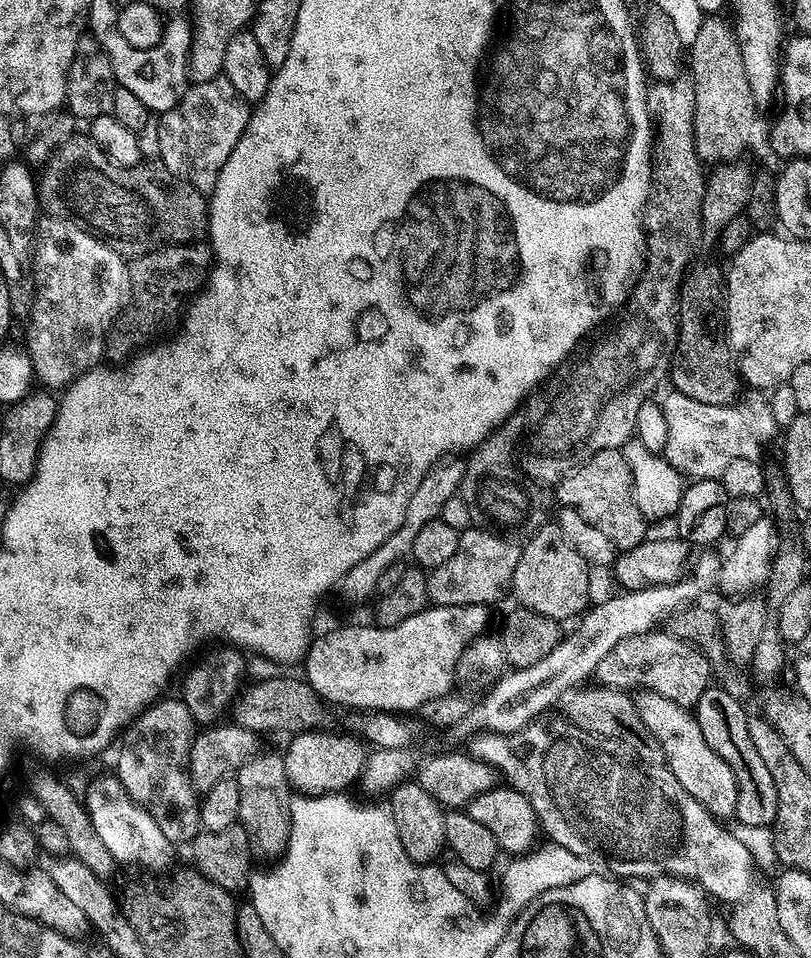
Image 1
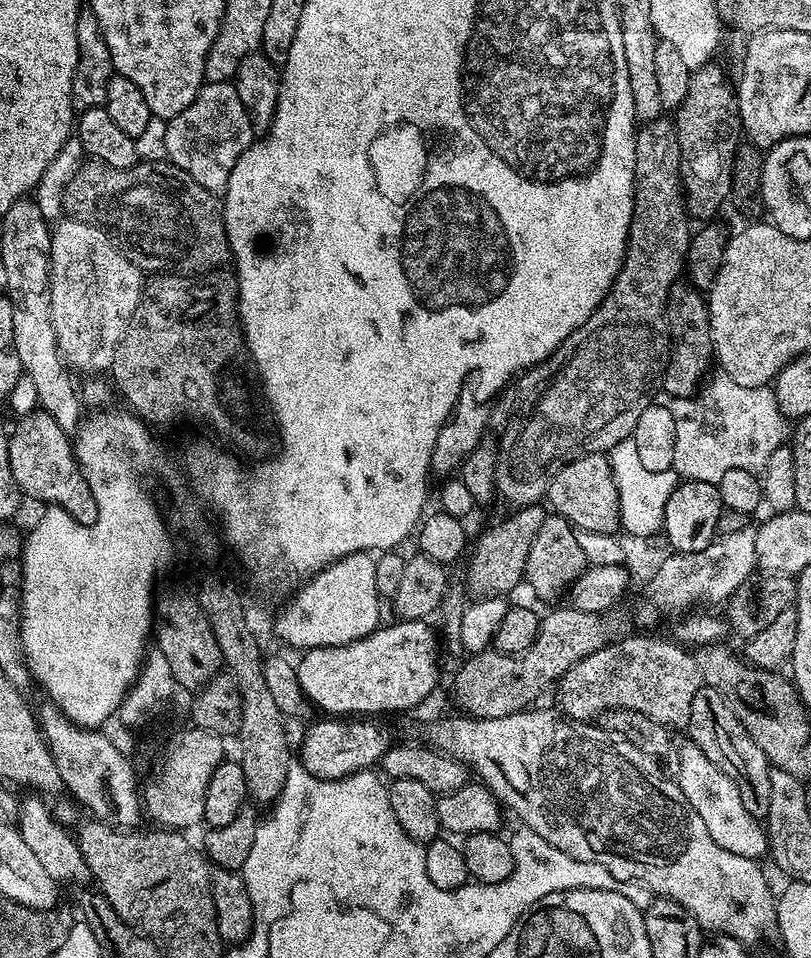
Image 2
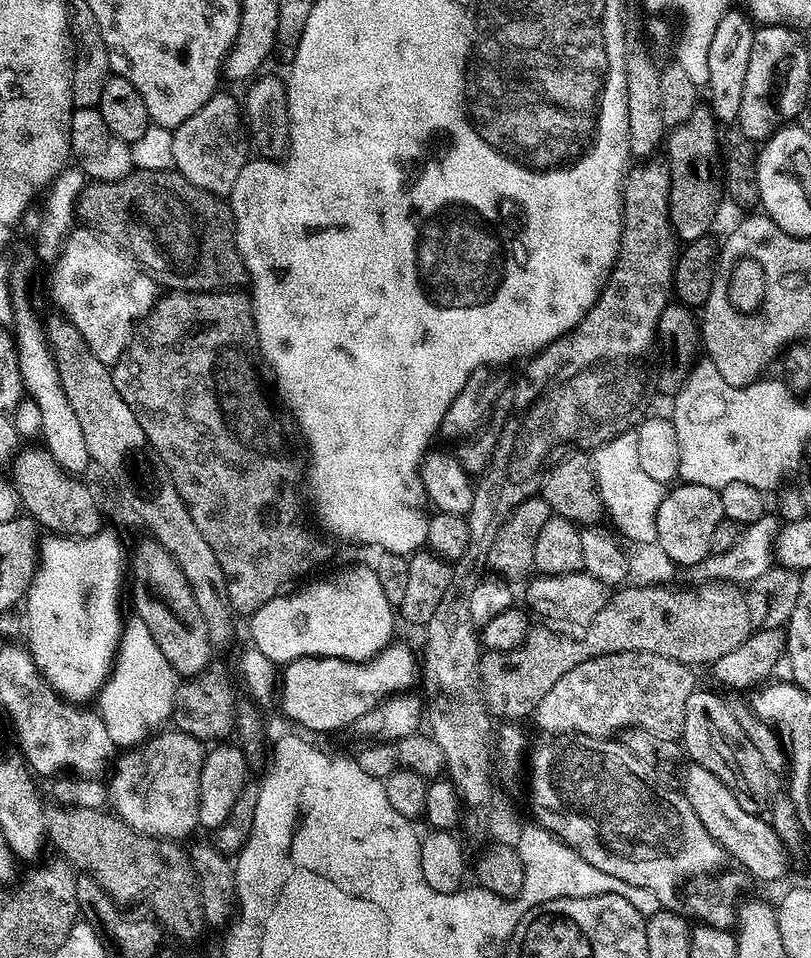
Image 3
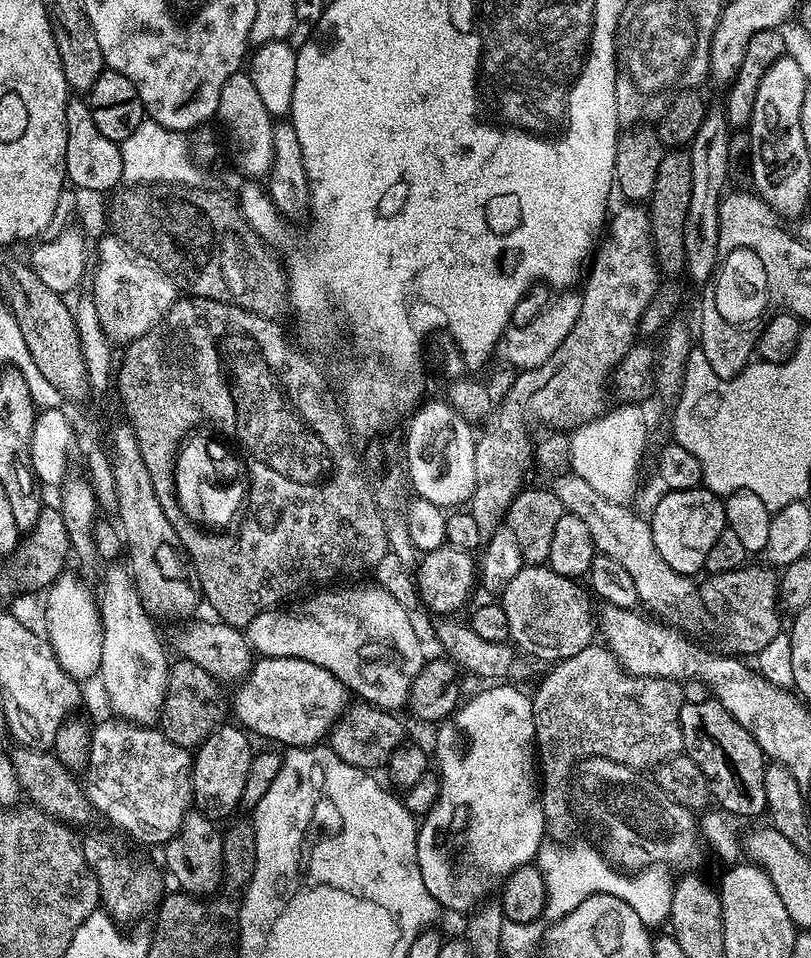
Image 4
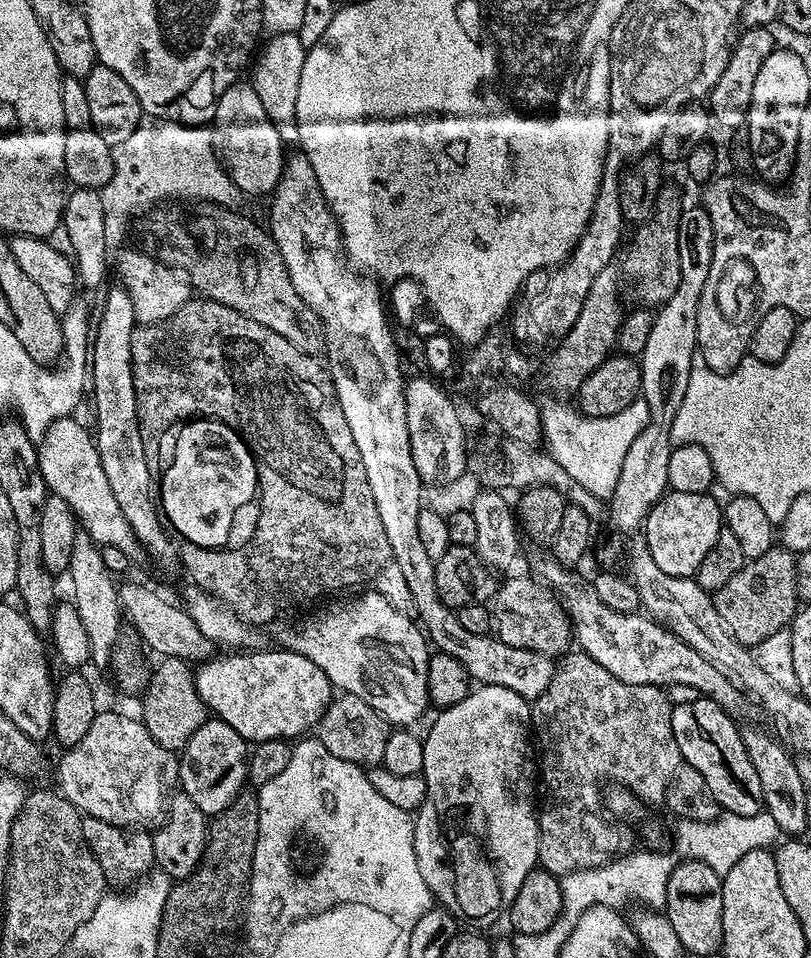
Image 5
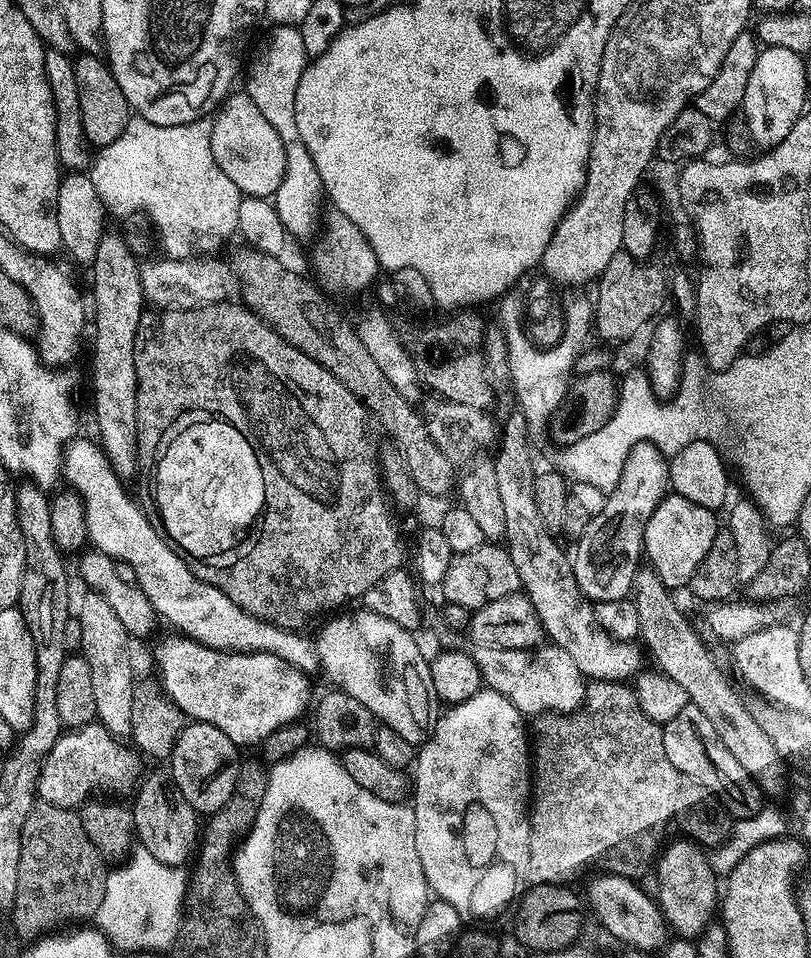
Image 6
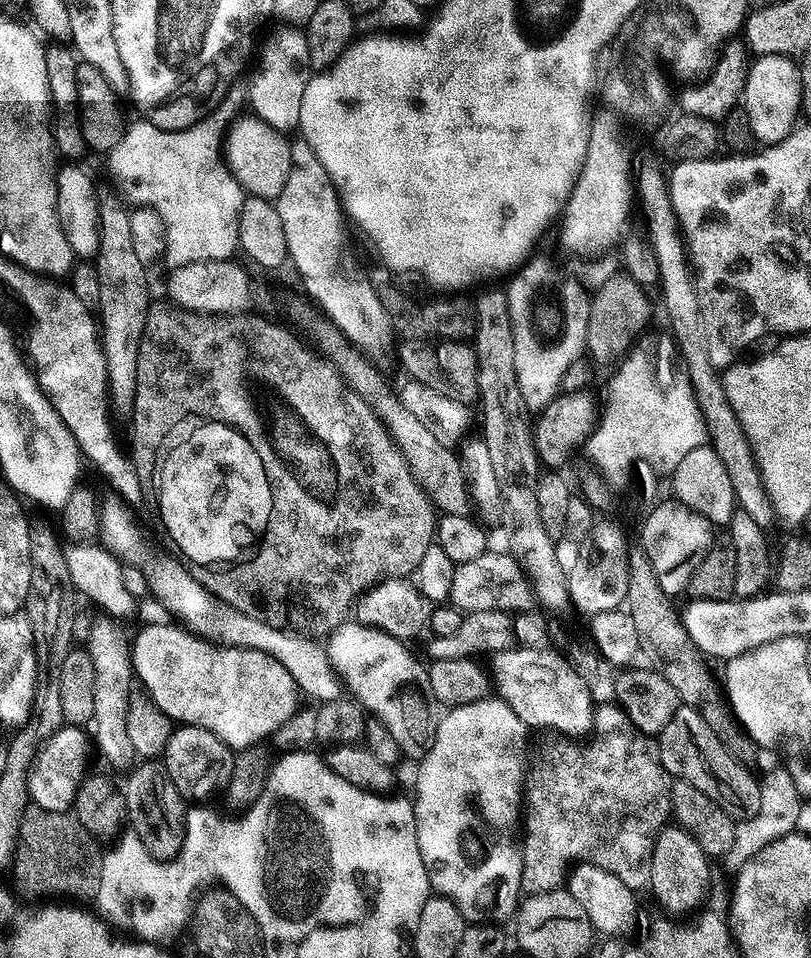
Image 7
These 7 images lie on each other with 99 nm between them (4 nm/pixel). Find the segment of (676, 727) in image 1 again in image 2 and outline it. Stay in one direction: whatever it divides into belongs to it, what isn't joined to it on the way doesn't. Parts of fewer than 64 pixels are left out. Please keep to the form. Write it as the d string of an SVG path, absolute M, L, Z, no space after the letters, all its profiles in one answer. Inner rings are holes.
M691 738L677 743L674 748L674 761L676 760L676 773L674 779L679 784L682 794L686 794L686 802L694 806L698 818L710 830L710 838L722 846L722 850L730 850L730 854L742 854L742 858L759 861L760 855L768 852L768 833L765 825L757 817L742 806L742 794L738 794L738 786L725 772L718 770L702 750Z

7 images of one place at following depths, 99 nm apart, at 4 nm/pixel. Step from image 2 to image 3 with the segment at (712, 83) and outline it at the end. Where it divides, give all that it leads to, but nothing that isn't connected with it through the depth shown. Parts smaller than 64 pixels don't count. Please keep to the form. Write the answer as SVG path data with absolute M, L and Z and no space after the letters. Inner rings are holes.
M697 114L694 116L691 116L686 122L682 122L679 126L676 128L671 129L667 133L666 136L666 149L668 148L668 160L666 159L666 167L668 169L668 181L669 181L669 190L668 190L668 221L672 224L672 231L677 239L677 241L680 242L691 242L694 240L701 239L705 235L704 232L707 230L708 227L712 224L712 215L715 214L716 208L716 188L718 192L718 184L716 181L716 184L714 181L712 181L712 155L716 152L716 130L712 126L714 125L713 119L706 115L703 116L703 114Z

